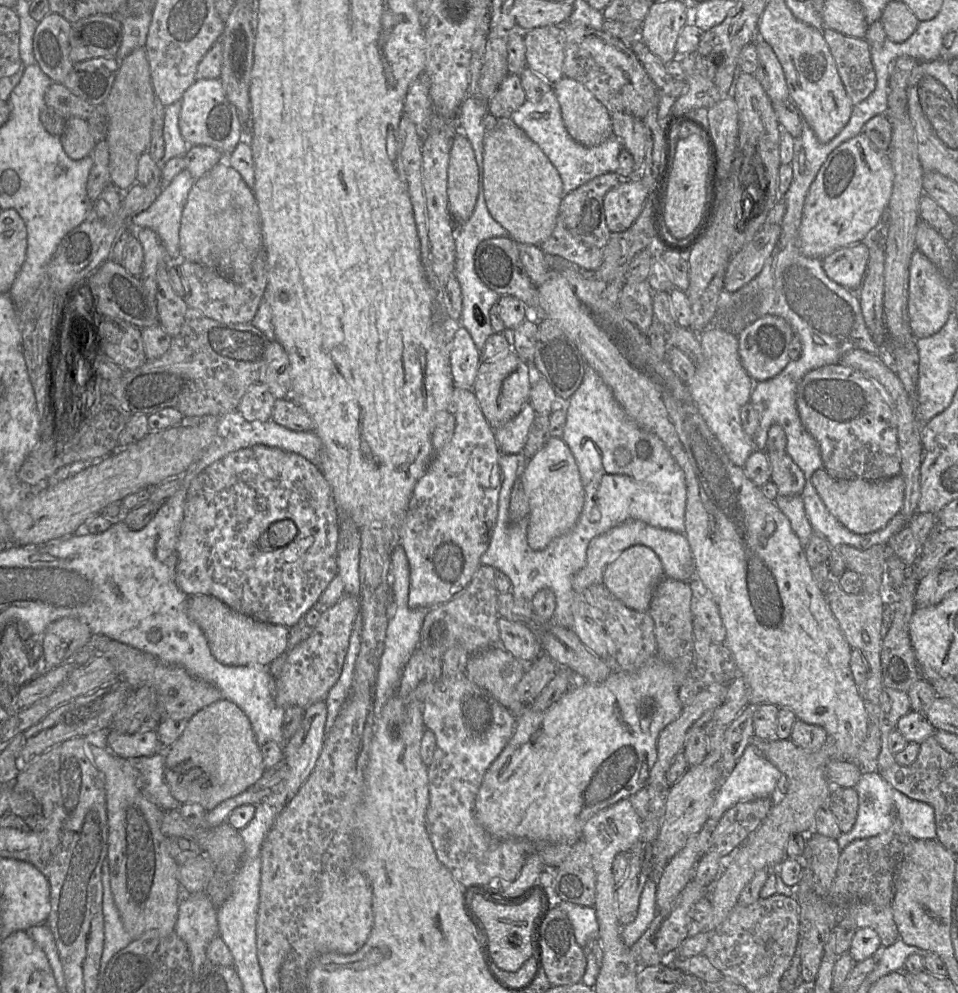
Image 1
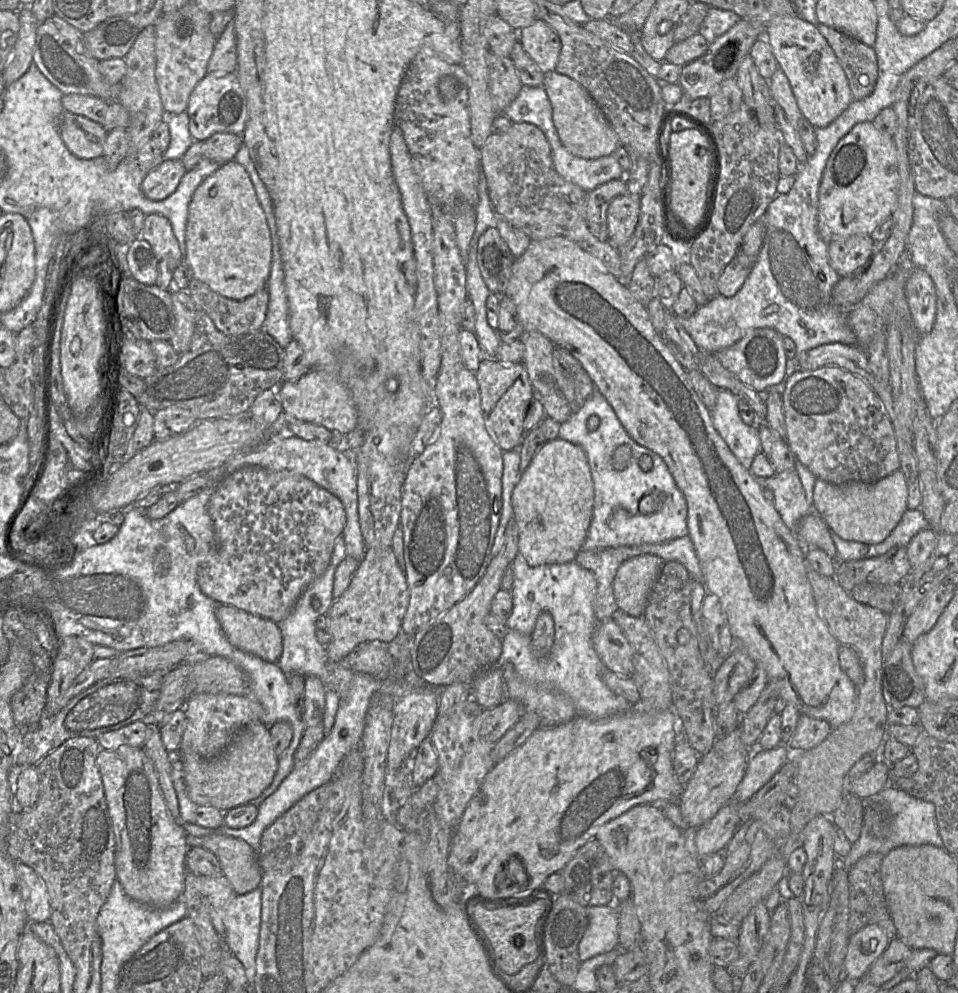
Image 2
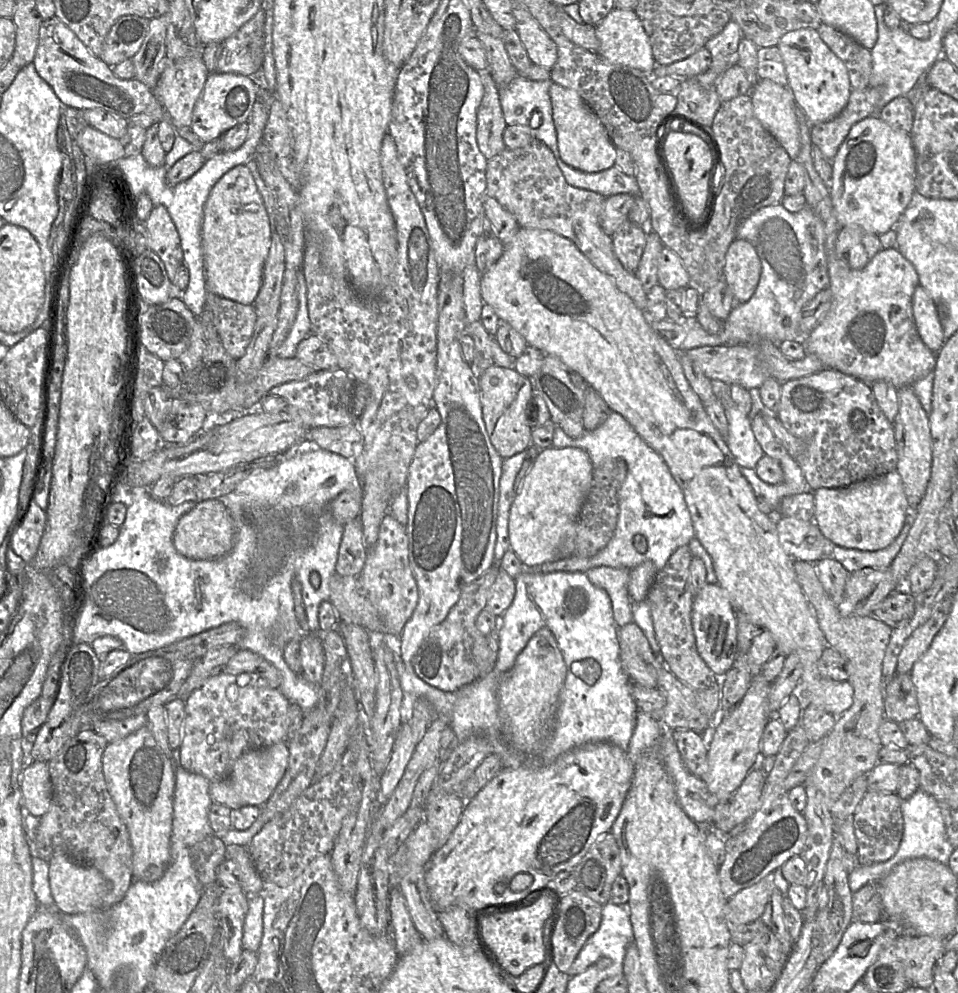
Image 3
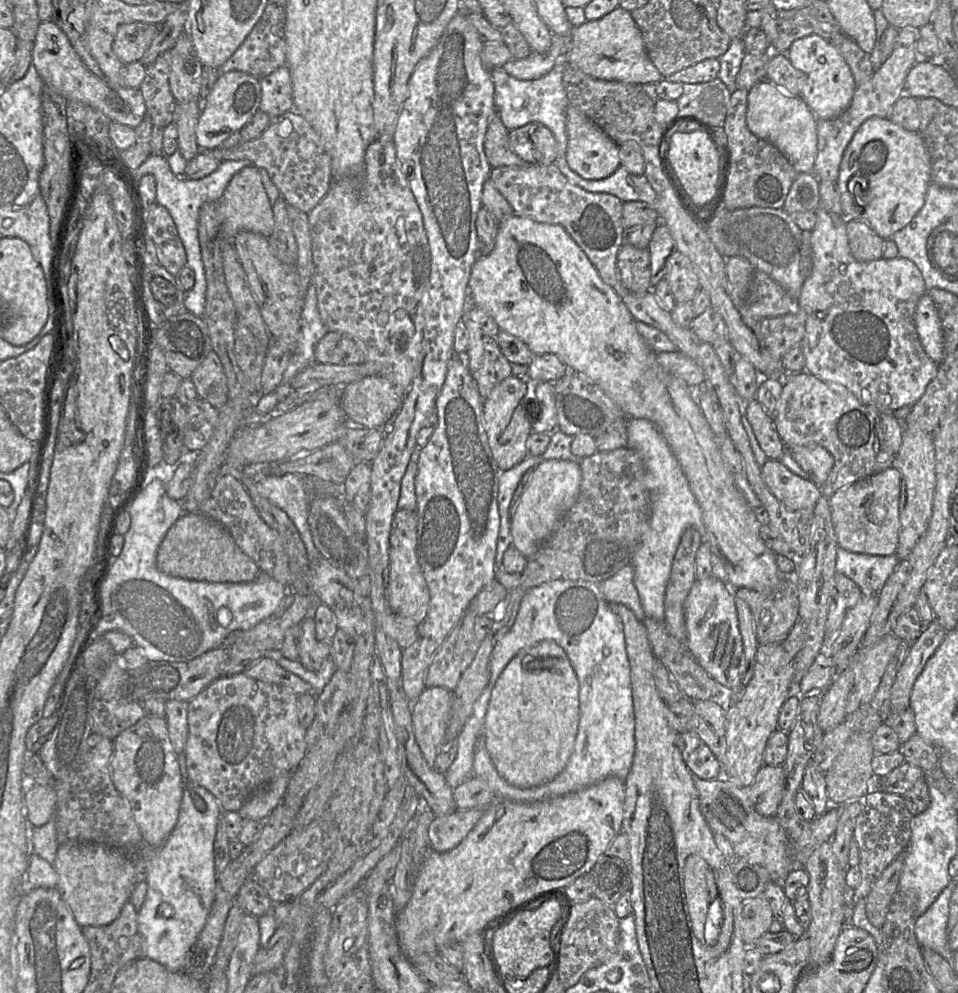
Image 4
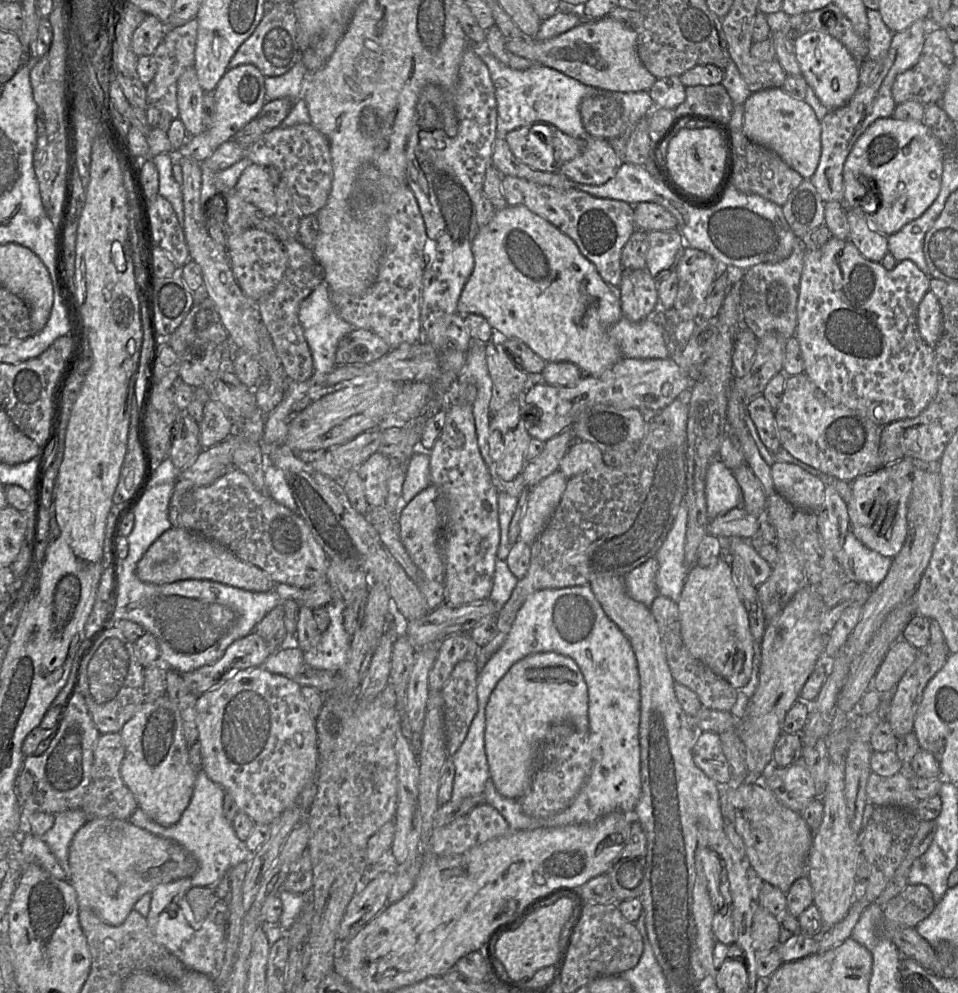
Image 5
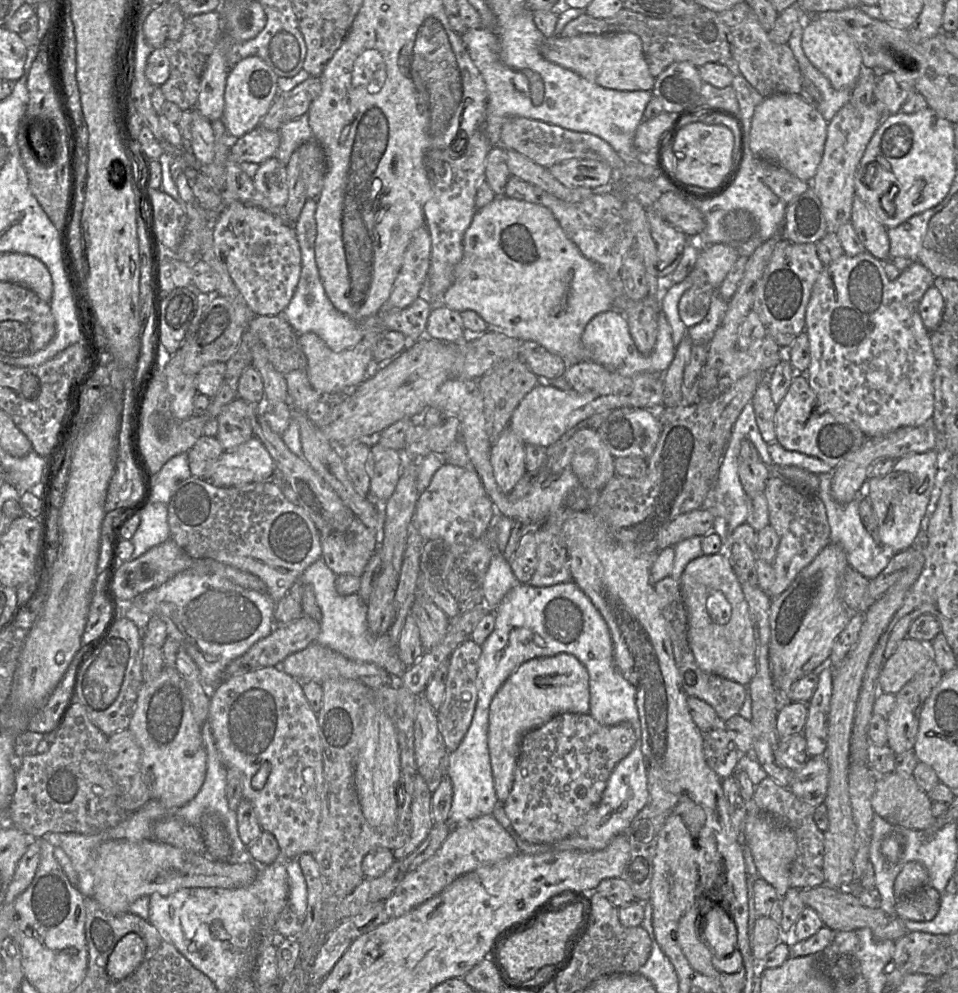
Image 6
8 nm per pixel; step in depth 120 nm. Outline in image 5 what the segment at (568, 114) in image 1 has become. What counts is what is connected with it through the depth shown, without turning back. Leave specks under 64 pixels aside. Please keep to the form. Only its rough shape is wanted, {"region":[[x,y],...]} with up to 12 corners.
{"region":[[587,135],[583,151],[559,172],[598,186],[620,163],[607,139]]}

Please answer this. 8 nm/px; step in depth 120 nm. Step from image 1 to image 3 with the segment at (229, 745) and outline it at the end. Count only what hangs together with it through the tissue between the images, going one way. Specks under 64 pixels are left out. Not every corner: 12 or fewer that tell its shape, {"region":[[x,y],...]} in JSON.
{"region":[[285,742],[246,751],[209,783],[212,802],[262,808],[284,776]]}

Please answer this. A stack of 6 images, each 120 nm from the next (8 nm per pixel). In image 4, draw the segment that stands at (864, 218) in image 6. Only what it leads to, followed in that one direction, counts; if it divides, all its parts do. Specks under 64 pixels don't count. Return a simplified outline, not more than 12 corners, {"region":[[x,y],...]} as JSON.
{"region":[[846,220],[851,254],[882,258],[886,239],[859,220]]}

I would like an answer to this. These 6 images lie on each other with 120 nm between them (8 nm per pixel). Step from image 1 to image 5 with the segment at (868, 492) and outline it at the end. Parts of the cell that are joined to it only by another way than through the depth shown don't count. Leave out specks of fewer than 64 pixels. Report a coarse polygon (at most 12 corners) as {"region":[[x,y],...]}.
{"region":[[917,461],[850,484],[850,530],[895,558],[906,540]]}

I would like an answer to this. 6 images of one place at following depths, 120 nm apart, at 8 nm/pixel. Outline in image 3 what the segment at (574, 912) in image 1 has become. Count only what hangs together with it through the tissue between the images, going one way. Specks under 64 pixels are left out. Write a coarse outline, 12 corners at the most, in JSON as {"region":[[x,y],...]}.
{"region":[[602,906],[598,930],[571,966],[575,976],[609,958],[618,974],[634,942],[628,906]]}

